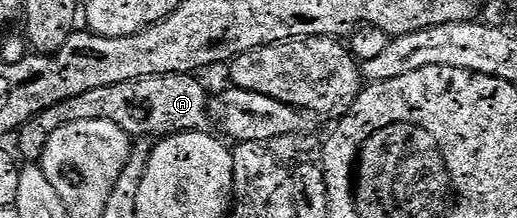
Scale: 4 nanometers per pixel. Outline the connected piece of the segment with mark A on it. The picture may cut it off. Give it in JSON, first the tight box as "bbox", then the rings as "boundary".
{"bbox":[17,73,213,161],"boundary":[[[191,73],[144,75],[141,79],[129,79],[124,83],[89,89],[87,93],[46,107],[24,123],[17,132],[19,151],[24,155],[22,158],[27,161],[38,160],[47,138],[59,127],[73,121],[108,119],[121,125],[121,129],[125,129],[132,137],[166,137],[179,135],[183,131],[207,131],[207,122],[212,122],[213,115],[209,110],[209,99],[207,103],[207,91],[195,78]]]}

